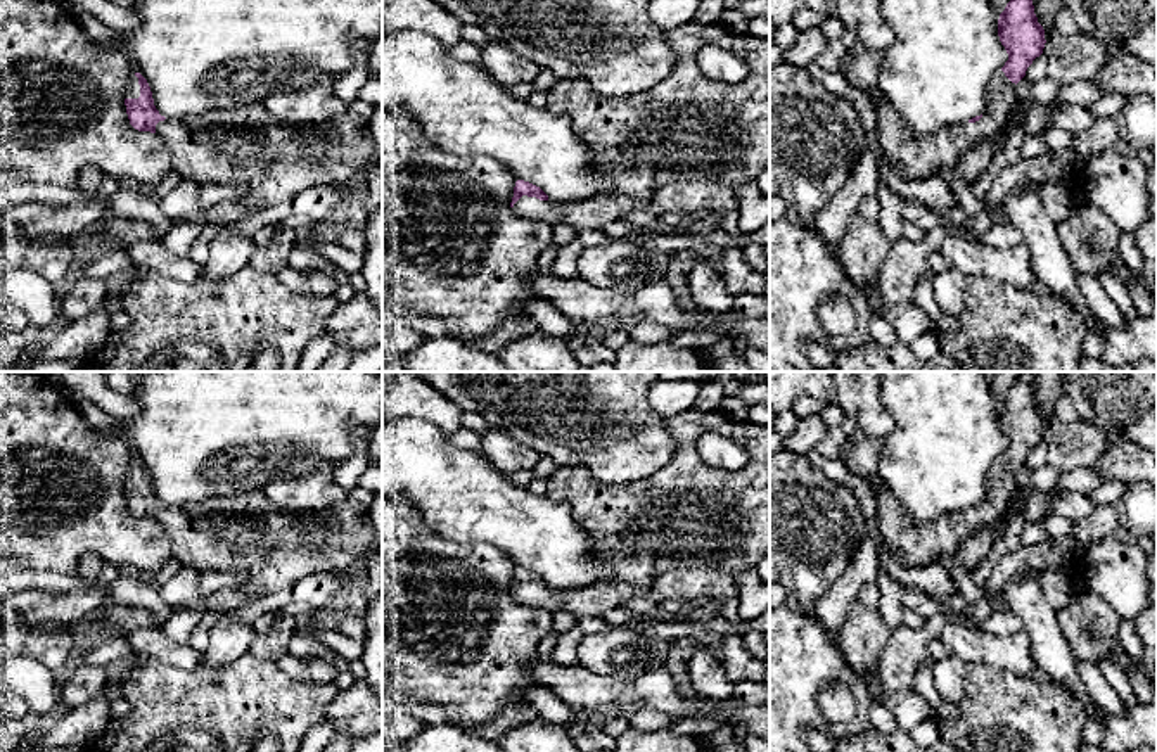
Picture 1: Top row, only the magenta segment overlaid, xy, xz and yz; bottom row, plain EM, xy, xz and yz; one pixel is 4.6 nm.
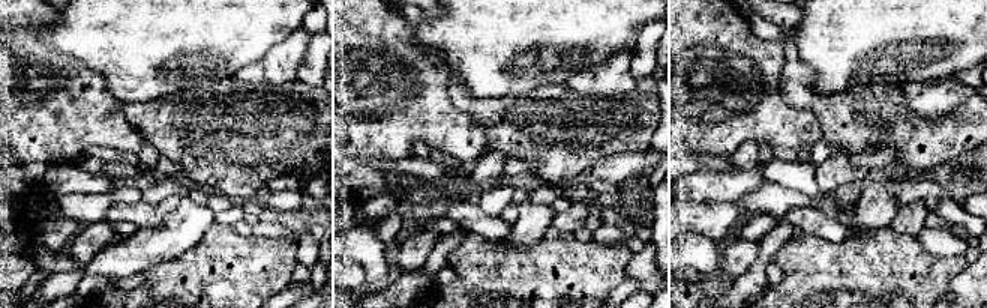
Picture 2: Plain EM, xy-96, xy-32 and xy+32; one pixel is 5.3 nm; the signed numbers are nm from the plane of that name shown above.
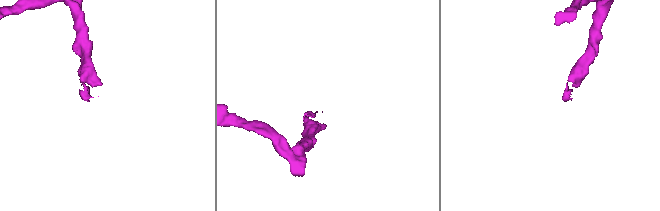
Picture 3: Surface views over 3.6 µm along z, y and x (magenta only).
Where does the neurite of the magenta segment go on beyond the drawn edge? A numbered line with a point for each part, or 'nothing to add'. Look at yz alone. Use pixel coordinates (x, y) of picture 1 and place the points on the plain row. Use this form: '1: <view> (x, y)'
1: yz (915, 543)

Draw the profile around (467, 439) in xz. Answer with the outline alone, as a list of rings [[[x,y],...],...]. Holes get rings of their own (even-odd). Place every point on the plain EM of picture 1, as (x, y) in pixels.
[[[460,427],[448,439],[455,448],[460,448],[476,455],[484,455],[479,434],[470,429]]]

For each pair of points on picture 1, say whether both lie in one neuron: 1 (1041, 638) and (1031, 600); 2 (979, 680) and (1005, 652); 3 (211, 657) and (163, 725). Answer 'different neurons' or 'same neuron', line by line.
1: same neuron
2: different neurons
3: different neurons

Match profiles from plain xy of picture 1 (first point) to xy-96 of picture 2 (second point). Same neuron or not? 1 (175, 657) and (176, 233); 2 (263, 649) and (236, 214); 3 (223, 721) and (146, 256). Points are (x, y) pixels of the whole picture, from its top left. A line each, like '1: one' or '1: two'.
1: two
2: one
3: two

